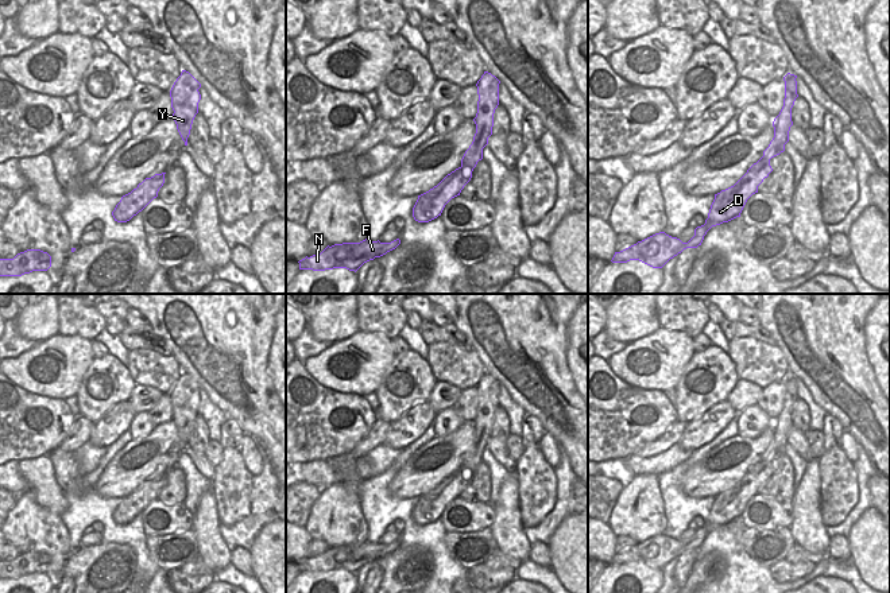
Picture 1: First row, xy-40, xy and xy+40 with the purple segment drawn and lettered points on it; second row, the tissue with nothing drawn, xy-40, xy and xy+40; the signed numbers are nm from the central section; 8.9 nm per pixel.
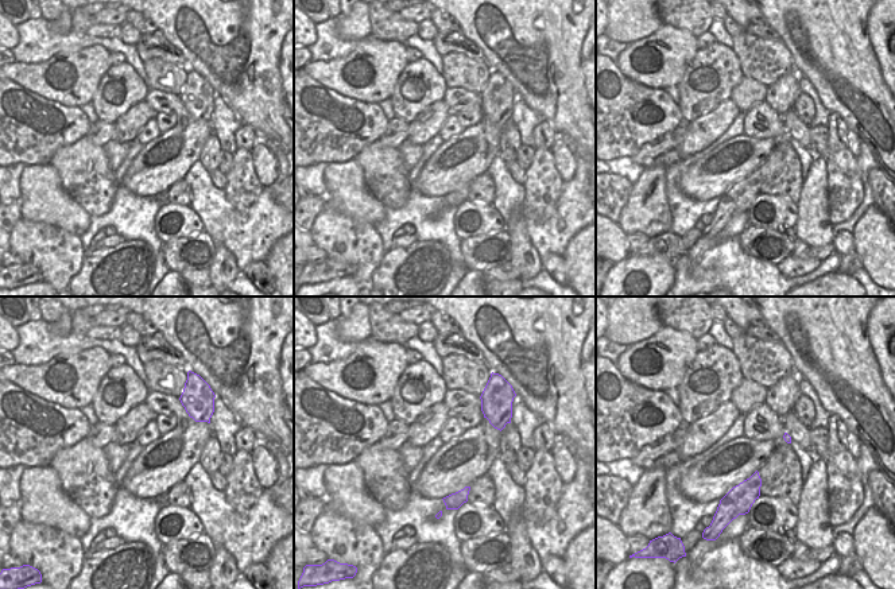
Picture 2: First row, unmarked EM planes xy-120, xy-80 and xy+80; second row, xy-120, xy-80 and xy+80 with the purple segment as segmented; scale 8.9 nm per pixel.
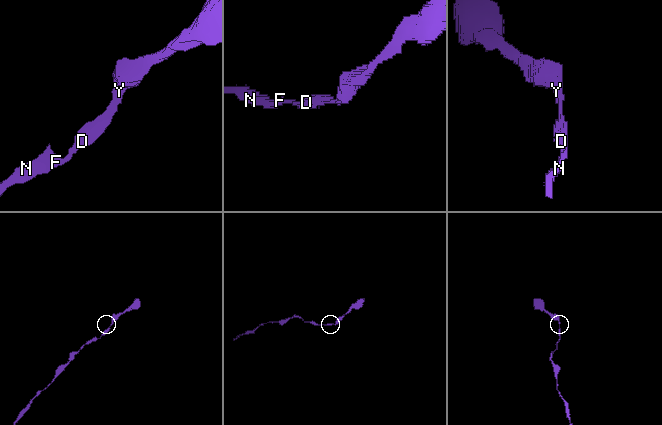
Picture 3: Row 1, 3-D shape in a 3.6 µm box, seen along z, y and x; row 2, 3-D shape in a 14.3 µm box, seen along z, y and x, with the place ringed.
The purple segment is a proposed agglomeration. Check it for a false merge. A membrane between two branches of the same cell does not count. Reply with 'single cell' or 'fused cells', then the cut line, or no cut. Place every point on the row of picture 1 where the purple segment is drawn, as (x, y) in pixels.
single cell; cut none

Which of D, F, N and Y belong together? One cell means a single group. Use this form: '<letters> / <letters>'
D F N Y

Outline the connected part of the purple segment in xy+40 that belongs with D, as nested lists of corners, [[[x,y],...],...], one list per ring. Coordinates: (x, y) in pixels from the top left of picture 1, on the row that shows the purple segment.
[[[790,73],[783,77],[783,106],[773,121],[774,137],[763,151],[763,156],[734,186],[715,194],[705,224],[694,229],[694,236],[688,243],[682,243],[677,237],[659,232],[620,252],[615,252],[611,261],[627,263],[630,260],[639,260],[653,268],[662,268],[684,249],[701,245],[704,236],[712,226],[740,217],[747,199],[758,193],[758,186],[773,171],[770,159],[783,152],[785,144],[789,142],[789,131],[793,125],[792,108],[798,97],[796,78],[797,75]]]

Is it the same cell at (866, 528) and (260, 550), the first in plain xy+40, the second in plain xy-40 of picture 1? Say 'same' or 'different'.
same

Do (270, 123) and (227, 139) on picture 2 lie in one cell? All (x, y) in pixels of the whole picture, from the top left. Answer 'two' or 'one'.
two

